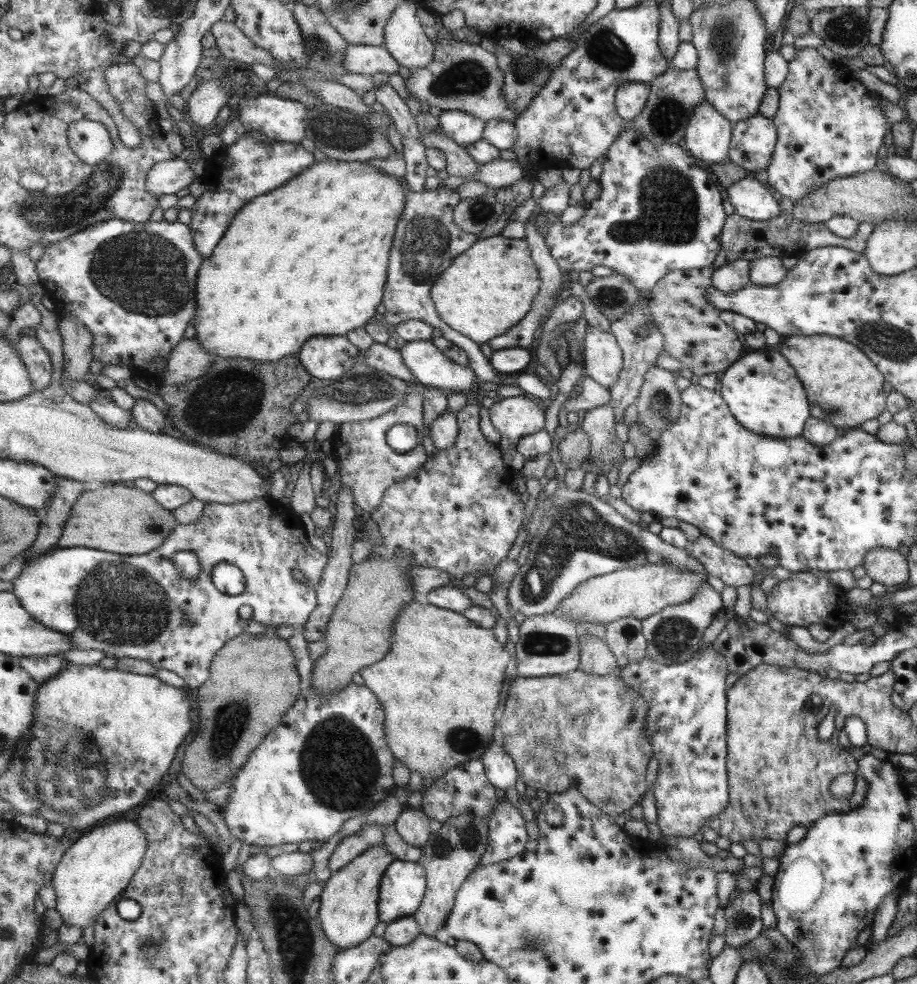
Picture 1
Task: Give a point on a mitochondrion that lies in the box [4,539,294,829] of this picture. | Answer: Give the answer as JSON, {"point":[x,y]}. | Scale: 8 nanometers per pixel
{"point":[62,773]}

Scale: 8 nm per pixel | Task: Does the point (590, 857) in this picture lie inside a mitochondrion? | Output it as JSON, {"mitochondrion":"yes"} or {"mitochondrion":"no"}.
{"mitochondrion":"no"}

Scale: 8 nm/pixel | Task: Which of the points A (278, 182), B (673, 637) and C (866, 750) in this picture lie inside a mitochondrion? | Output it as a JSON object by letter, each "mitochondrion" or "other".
{"A":"other","B":"mitochondrion","C":"other"}

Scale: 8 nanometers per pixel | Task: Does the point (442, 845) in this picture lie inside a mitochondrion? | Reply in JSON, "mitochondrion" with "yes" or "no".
{"mitochondrion":"yes"}

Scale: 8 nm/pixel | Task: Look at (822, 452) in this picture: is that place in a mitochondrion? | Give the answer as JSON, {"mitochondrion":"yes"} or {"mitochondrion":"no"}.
{"mitochondrion":"no"}

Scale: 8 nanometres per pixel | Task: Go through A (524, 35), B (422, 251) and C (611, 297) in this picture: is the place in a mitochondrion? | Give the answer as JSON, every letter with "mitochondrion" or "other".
{"A":"other","B":"mitochondrion","C":"mitochondrion"}

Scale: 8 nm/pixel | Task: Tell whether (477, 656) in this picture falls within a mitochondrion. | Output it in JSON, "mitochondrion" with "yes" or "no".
{"mitochondrion":"no"}

